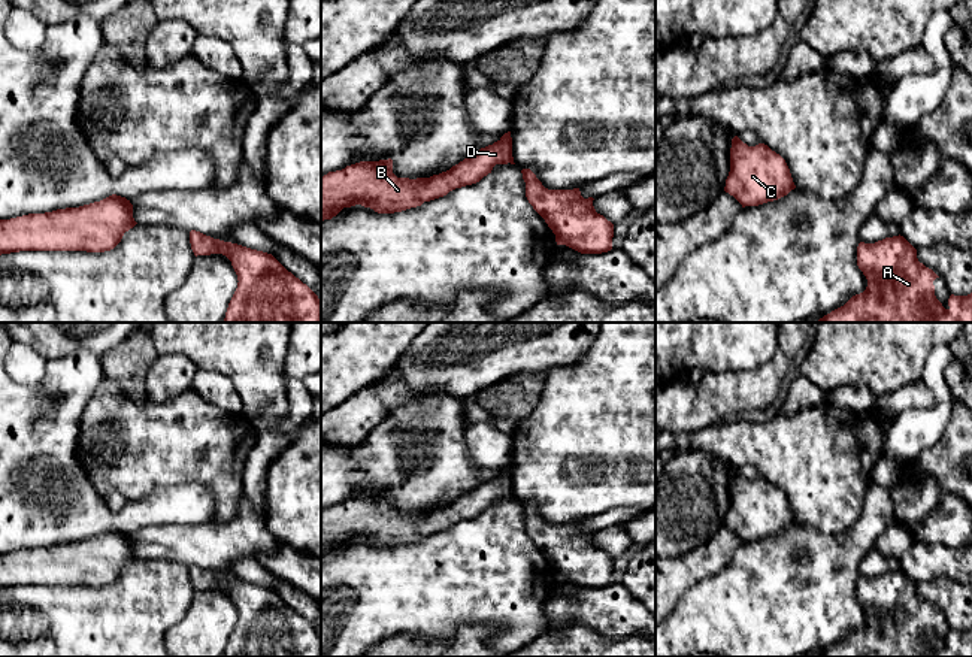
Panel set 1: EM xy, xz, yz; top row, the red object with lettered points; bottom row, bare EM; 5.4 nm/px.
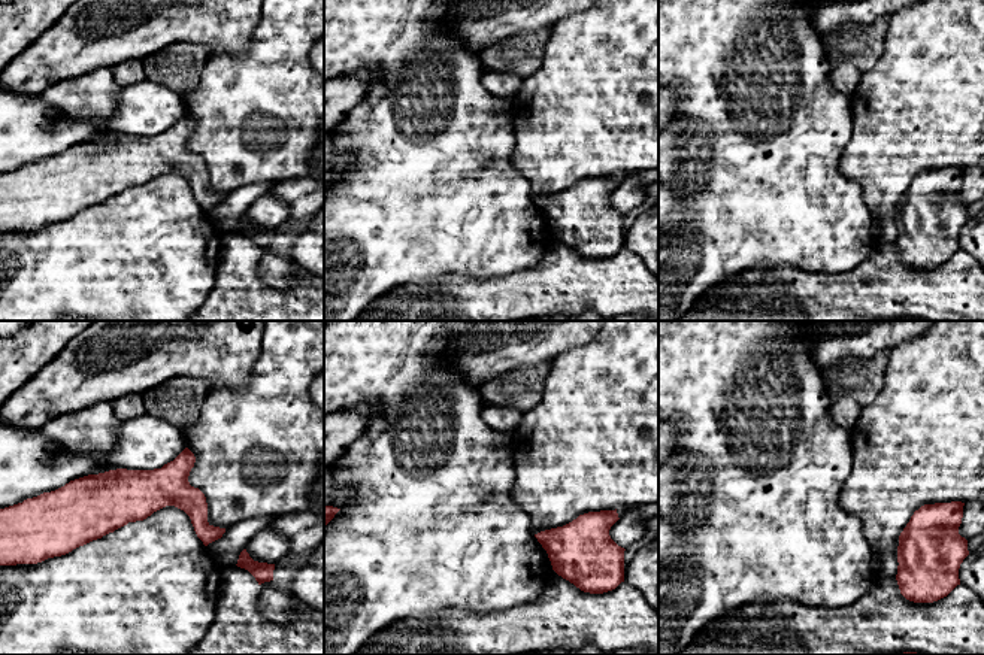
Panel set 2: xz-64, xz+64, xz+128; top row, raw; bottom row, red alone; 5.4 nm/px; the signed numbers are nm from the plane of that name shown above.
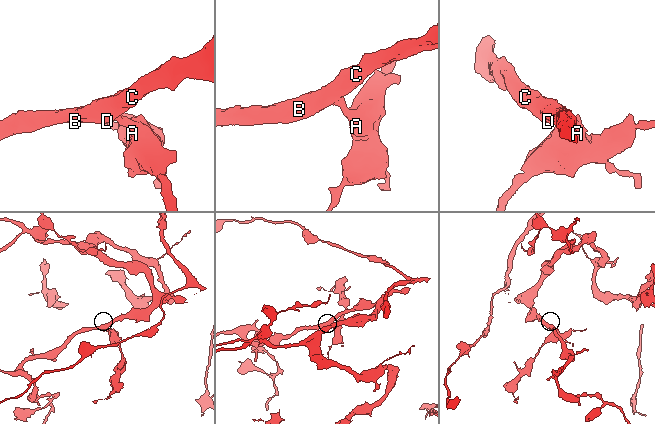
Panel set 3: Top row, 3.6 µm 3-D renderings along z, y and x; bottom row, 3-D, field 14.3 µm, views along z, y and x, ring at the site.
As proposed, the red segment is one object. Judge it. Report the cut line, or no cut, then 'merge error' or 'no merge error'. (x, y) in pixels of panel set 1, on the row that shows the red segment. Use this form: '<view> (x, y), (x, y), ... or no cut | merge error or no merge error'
no cut | no merge error

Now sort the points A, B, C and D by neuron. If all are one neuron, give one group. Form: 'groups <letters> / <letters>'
groups A B C D

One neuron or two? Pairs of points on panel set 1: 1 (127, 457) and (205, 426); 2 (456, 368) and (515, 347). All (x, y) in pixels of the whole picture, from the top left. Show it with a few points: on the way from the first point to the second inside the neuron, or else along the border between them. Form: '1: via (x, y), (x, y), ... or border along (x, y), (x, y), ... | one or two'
1: via (147, 445), (173, 444), (185, 439) | one
2: via (471, 353), (477, 347), (500, 347) | one

